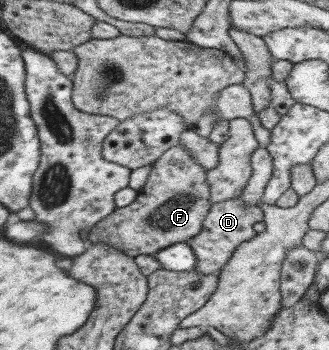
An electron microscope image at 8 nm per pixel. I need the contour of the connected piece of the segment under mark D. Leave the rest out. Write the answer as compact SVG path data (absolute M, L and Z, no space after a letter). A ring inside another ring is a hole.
M239 196L212 203L205 219L203 219L200 231L193 238L185 241L186 245L194 252L197 261L193 270L199 274L217 273L221 266L229 260L239 243L248 241L256 235L252 225L261 222L264 222L262 209L257 205L245 206Z

